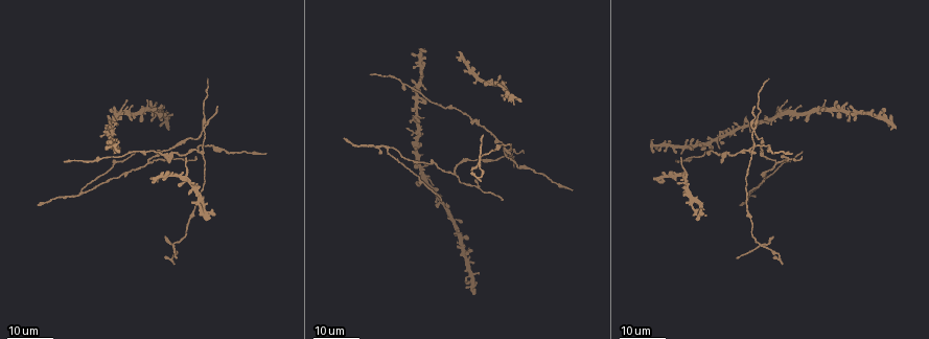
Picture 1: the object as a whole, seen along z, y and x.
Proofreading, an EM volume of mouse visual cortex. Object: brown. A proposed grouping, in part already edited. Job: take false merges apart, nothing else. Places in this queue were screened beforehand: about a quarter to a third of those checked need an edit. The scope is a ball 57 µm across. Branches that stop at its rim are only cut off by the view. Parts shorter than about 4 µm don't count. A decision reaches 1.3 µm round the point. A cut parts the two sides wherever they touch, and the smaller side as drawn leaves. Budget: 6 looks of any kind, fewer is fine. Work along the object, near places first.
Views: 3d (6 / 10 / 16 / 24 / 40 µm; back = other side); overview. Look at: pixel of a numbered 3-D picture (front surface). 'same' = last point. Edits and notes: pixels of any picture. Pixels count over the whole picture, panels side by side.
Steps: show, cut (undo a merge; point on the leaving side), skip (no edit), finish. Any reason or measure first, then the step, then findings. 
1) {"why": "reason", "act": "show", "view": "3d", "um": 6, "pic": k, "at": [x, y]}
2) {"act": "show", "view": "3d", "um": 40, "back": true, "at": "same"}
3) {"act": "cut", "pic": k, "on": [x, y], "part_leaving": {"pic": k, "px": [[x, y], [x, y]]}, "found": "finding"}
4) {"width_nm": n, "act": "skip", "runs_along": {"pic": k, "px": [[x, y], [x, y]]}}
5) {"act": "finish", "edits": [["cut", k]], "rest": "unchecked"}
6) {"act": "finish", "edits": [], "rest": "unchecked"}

{"why": "looks like a crossing", "act": "show", "view": "3d", "um": 16, "pic": 1, "at": [203, 132]}

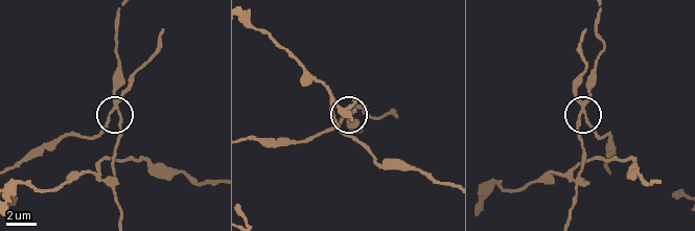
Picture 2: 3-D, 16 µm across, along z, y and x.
{"act": "show", "view": "3d", "um": 6, "pic": 2, "at": [582, 109]}

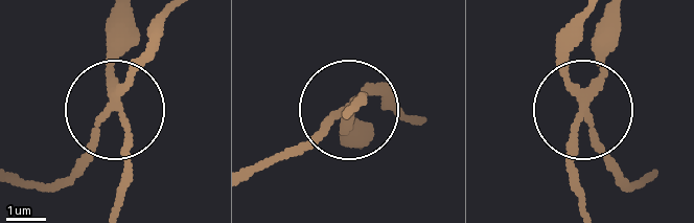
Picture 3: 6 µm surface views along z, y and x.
{"side_arm_um": 14, "act": "cut", "pic": 3, "on": [152, 54], "part_leaving": {"pic": 3, "px": [[114, 105], [74, 172], [15, 182]]}, "found": "a second neuron is stuck on"}

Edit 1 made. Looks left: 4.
{"act": "show", "view": "overview"}

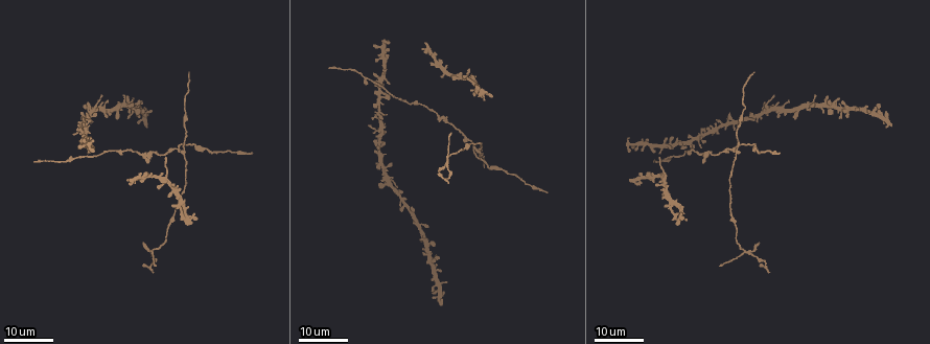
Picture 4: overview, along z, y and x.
{"why": "a fork", "act": "show", "view": "3d", "um": 16, "pic": 4, "at": [183, 151]}

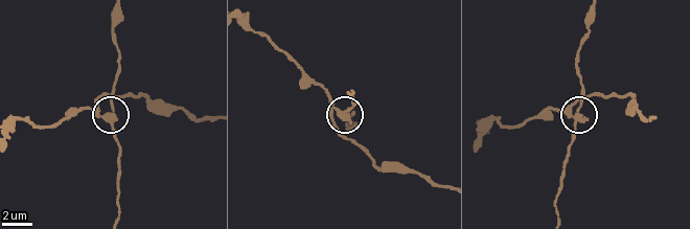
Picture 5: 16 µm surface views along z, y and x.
{"why": "zoom in", "act": "show", "view": "3d", "um": 10, "pic": 5, "at": [113, 120]}

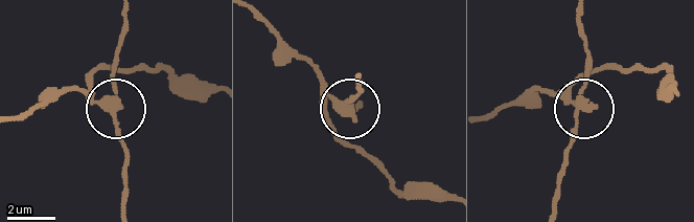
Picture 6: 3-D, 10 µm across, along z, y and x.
{"act": "show", "view": "3d", "um": 10, "back": true, "pic": 6, "at": [580, 108]}

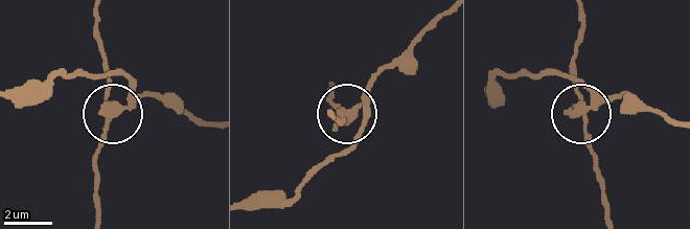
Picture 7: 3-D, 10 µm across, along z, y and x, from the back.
{"act": "cut", "pic": 7, "on": [135, 84], "part_leaving": {"pic": 7, "px": [[112, 109], [163, 97], [211, 121]]}, "found": "a second neuron is stuck on"}

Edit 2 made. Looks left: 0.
{"act": "finish", "edits": [["cut", 3], ["cut", 7]], "rest": "unchecked"}

